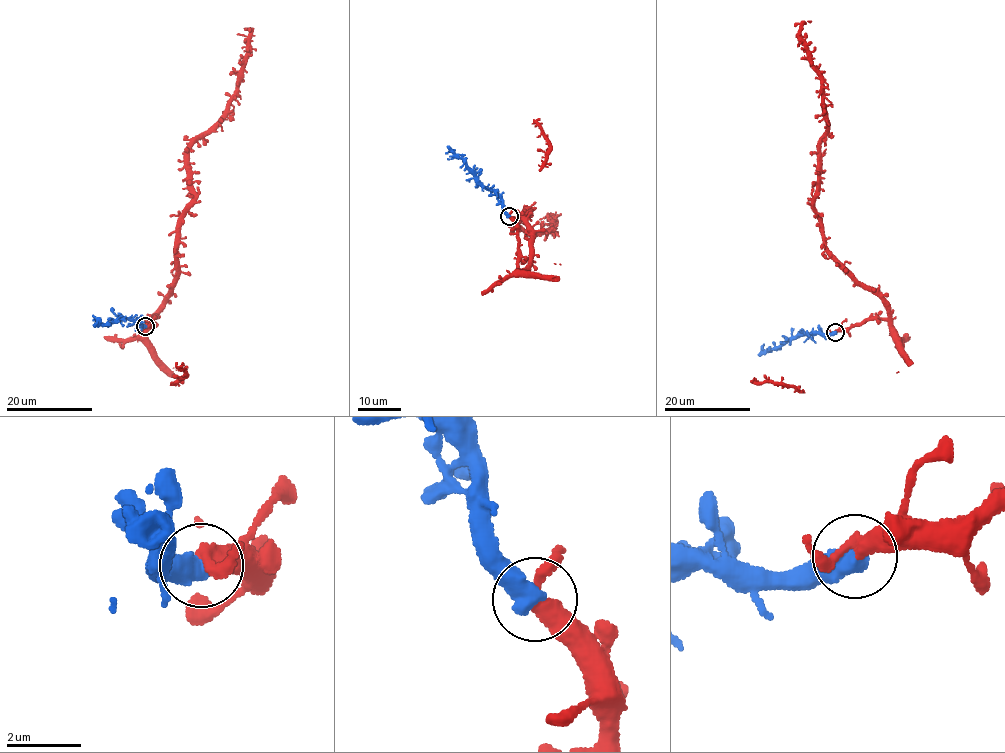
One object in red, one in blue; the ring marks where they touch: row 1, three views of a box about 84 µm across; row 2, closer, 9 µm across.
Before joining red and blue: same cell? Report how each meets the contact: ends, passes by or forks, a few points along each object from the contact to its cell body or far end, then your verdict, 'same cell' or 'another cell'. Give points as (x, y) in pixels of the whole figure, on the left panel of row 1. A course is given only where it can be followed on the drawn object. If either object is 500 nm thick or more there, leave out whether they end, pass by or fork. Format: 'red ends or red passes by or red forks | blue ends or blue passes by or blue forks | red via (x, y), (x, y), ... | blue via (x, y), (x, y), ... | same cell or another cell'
red via (145, 325), (174, 277), (179, 218), (192, 189), (188, 149), (234, 92), (250, 28) | blue via (145, 325), (118, 317), (109, 323), (100, 323), (93, 315) | same cell

